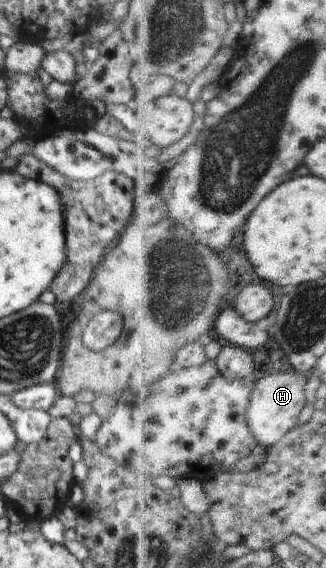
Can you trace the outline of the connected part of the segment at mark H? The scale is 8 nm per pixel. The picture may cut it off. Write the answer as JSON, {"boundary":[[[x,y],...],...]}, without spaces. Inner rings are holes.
{"boundary":[[[292,370],[291,373],[269,375],[258,382],[248,411],[248,423],[260,445],[276,446],[299,425],[308,406],[308,381],[302,372]]]}

